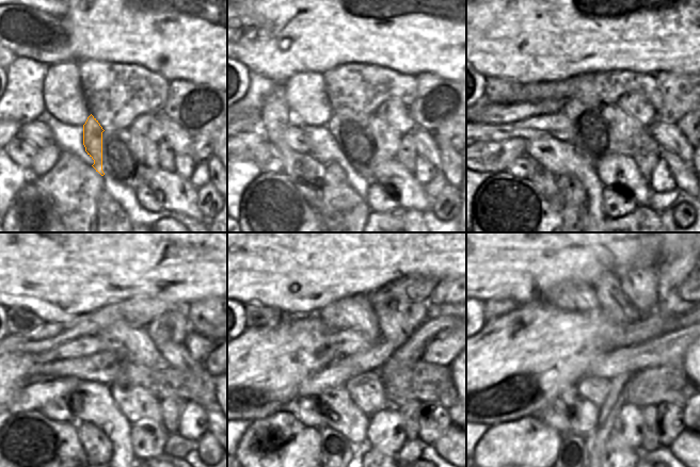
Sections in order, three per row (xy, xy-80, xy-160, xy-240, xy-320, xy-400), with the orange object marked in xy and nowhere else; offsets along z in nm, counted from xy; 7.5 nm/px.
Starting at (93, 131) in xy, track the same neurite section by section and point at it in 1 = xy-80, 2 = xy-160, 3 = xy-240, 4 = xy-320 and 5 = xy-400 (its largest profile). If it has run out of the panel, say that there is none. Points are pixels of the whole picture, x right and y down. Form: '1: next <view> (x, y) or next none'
1: next xy-80 (334, 176)
2: next xy-160 (570, 188)
3: next xy-240 (96, 445)
4: next xy-320 (335, 449)
5: next xy-400 (572, 449)

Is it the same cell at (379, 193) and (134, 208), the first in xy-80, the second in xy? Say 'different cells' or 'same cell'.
different cells

